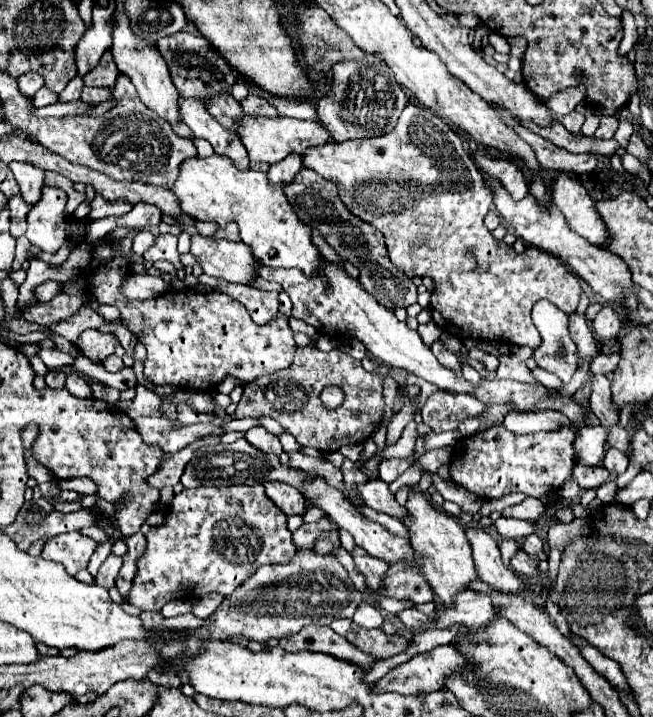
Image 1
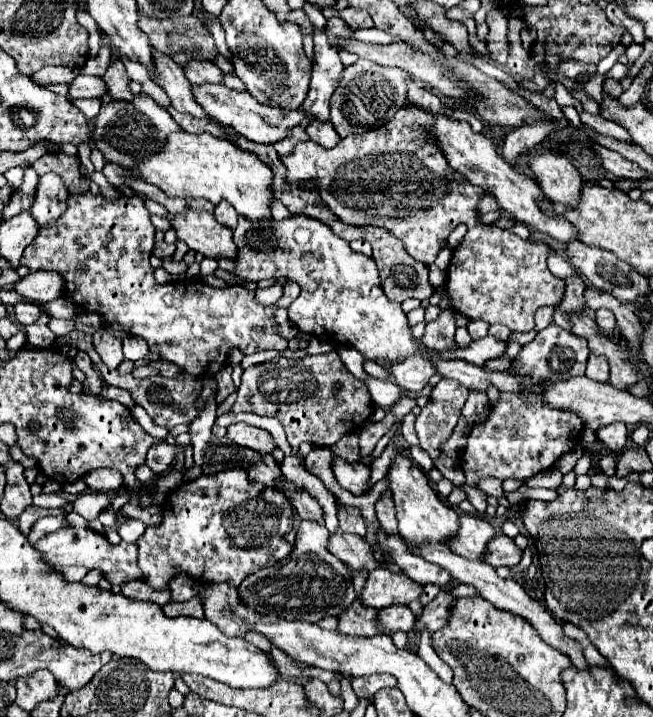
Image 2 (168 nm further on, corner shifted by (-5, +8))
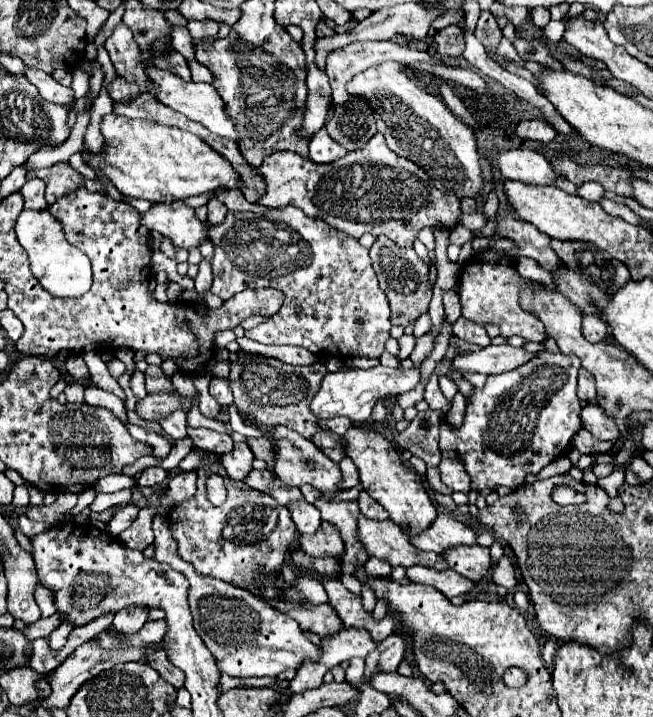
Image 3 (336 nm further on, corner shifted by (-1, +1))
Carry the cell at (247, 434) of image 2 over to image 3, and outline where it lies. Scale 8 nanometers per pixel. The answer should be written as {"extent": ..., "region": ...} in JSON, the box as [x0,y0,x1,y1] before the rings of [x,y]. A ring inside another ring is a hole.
{"extent":[188,428,232,454],"region":[[[188,428],[188,436],[194,442],[194,448],[204,452],[222,454],[222,452],[230,452],[232,448],[232,438],[228,434],[212,432],[208,428]]]}

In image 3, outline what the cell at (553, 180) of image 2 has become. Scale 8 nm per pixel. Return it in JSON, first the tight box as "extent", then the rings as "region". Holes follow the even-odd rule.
{"extent":[496,148,556,184],"region":[[[530,148],[500,150],[496,166],[504,178],[522,180],[524,184],[554,184],[556,178],[550,162]]]}

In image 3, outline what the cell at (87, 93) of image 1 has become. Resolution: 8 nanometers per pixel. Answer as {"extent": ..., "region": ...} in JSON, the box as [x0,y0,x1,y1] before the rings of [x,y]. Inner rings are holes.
{"extent":[24,68,74,104],"region":[[[24,68],[24,76],[40,90],[40,96],[44,100],[56,102],[56,104],[68,104],[70,100],[74,100],[72,88],[62,88],[62,84],[58,84],[50,74],[38,70],[38,68]]]}

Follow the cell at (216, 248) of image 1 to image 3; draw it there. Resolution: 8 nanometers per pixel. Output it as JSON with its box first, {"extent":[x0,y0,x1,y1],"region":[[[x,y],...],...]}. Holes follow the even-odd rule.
{"extent":[140,200,208,250],"region":[[[182,200],[152,204],[148,212],[140,214],[140,224],[172,238],[174,246],[186,250],[208,240],[208,228],[194,216],[194,208],[188,208]]]}

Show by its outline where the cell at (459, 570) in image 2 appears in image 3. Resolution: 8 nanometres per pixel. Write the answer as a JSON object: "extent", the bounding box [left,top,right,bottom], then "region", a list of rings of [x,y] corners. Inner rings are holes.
{"extent":[356,514,446,570],"region":[[[360,514],[356,540],[364,546],[368,556],[386,558],[392,566],[408,568],[420,564],[434,570],[446,570],[438,554],[410,548],[406,534],[392,520],[368,520],[366,516]]]}

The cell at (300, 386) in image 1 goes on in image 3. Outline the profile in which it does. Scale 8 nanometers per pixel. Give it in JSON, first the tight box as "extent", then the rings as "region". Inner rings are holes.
{"extent":[230,350,326,438],"region":[[[238,350],[238,360],[230,362],[230,388],[234,392],[234,404],[238,412],[254,412],[258,416],[258,424],[282,424],[306,438],[312,438],[318,428],[318,418],[310,414],[310,400],[314,392],[318,392],[318,384],[326,374],[326,366],[314,362],[310,366],[292,366],[284,364],[276,358],[250,354]]]}

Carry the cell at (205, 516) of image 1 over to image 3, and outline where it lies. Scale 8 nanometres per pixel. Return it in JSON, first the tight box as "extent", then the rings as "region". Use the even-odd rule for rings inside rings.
{"extent":[168,468,296,584],"region":[[[198,468],[196,474],[198,474],[198,490],[196,490],[194,498],[182,502],[168,514],[168,524],[170,524],[172,536],[178,542],[178,554],[186,562],[192,562],[198,574],[214,576],[214,578],[230,582],[230,584],[242,584],[242,580],[254,580],[254,576],[258,576],[258,568],[262,568],[266,572],[270,572],[270,568],[280,570],[292,544],[294,544],[294,538],[296,538],[296,526],[290,518],[290,512],[282,504],[278,504],[272,496],[248,490],[244,484],[234,482],[228,476],[224,476],[226,490],[228,490],[226,502],[222,506],[212,506],[206,498],[206,486],[204,486],[204,482],[212,474],[212,470]]]}

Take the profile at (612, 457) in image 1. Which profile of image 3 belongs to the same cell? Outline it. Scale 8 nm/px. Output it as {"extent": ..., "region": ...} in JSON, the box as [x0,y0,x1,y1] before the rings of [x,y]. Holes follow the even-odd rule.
{"extent":[580,402,620,440],"region":[[[588,402],[582,406],[580,420],[582,420],[582,426],[600,440],[612,440],[620,436],[618,426],[604,414],[604,408],[600,408],[596,402]]]}

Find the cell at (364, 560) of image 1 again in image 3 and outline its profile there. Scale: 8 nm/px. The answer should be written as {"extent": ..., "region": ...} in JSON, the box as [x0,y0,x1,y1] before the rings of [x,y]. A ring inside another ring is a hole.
{"extent":[296,522,344,556],"region":[[[322,522],[318,532],[312,536],[296,536],[300,548],[310,556],[342,556],[344,554],[344,542],[340,538],[340,532],[334,524]]]}

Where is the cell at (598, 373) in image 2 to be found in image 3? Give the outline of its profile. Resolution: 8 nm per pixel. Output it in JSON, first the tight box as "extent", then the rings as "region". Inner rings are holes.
{"extent":[578,368,596,402],"region":[[[584,368],[578,372],[578,398],[582,402],[592,402],[596,398],[594,376],[590,376],[590,372],[586,372]]]}

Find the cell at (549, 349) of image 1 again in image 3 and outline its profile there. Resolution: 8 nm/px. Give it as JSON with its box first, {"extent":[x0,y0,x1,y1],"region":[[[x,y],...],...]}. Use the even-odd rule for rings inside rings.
{"extent":[439,352,582,490],"region":[[[540,352],[540,356],[530,360],[530,364],[524,364],[514,372],[488,376],[484,388],[474,388],[474,392],[466,398],[462,426],[452,428],[447,422],[441,424],[439,448],[442,456],[448,458],[450,442],[450,454],[462,460],[466,472],[472,478],[472,488],[476,490],[494,490],[496,486],[510,486],[516,490],[524,484],[528,474],[538,474],[554,458],[560,458],[568,450],[572,436],[582,428],[578,416],[580,400],[576,396],[578,370],[580,364],[576,356],[564,356],[562,352]]]}

